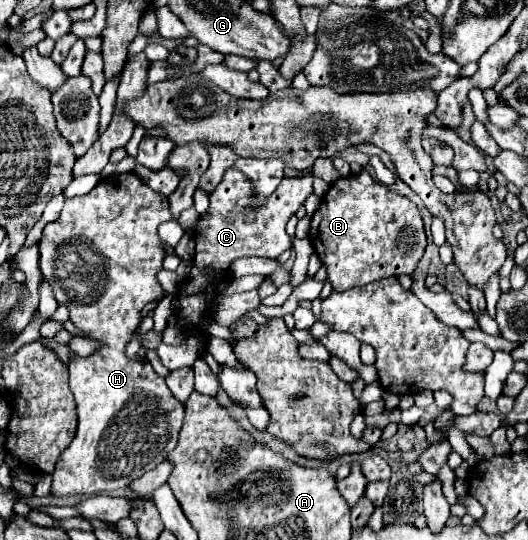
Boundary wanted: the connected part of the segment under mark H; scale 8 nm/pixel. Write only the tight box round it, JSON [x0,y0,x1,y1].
[39,172,183,496]

